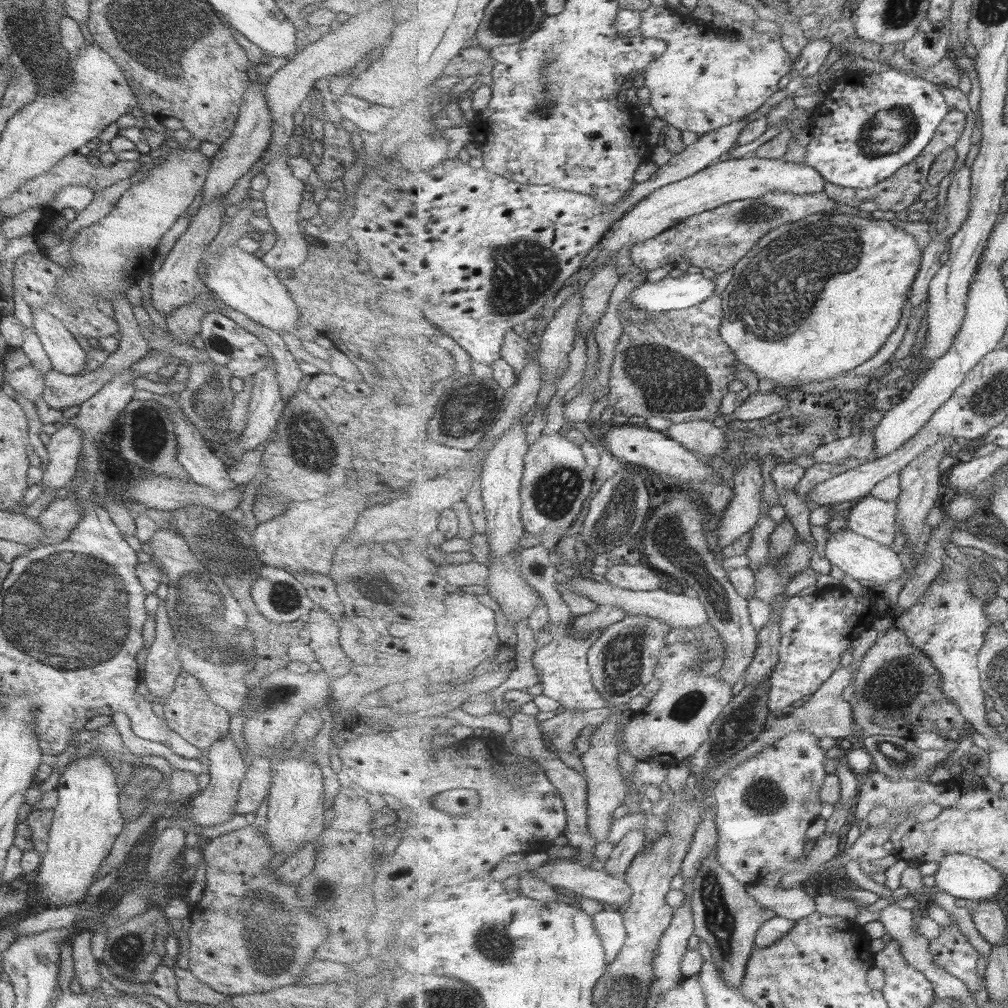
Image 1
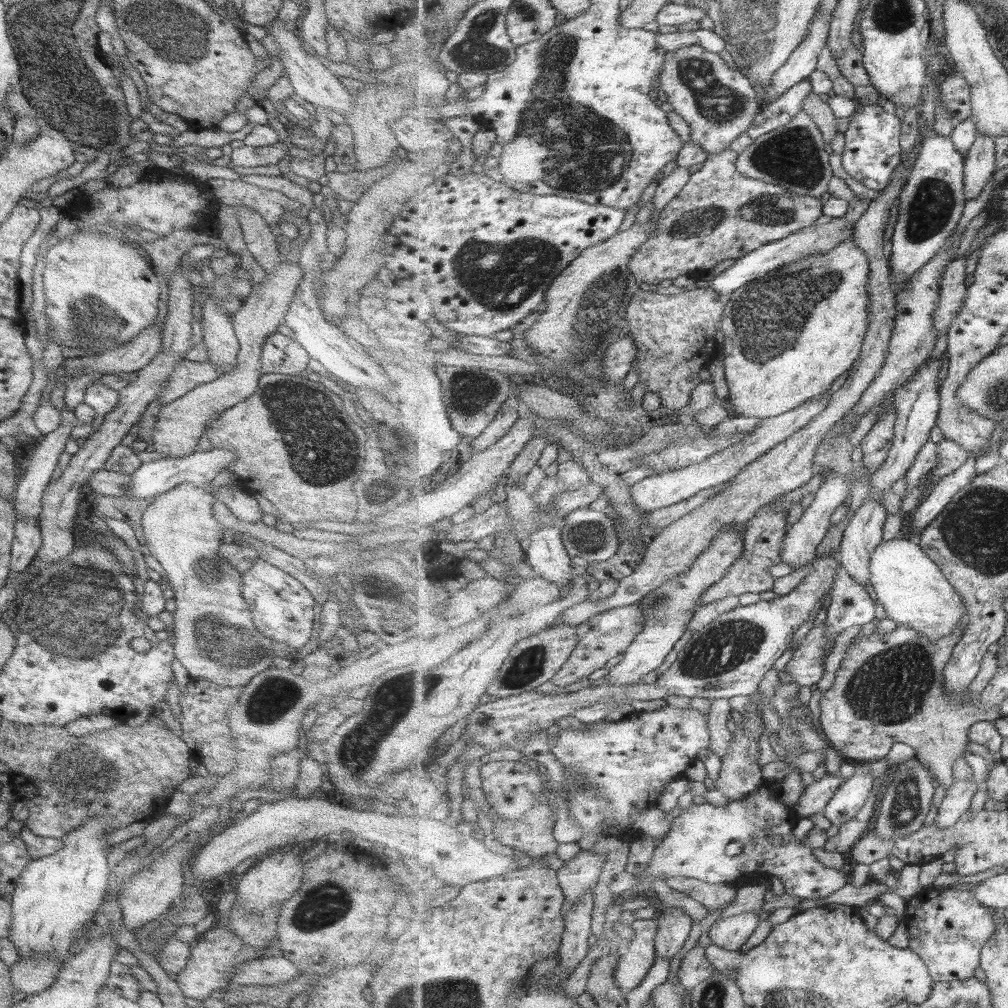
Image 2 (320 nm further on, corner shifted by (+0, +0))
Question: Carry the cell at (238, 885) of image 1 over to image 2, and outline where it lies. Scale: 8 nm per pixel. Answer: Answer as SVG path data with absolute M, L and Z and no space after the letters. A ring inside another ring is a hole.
M218 925L196 936L191 943L187 962L176 974L174 981L184 998L202 1001L209 997L213 990L226 988L226 982L233 967L245 960L253 960L263 956L265 956L264 948L257 950L252 946L246 946L231 930L226 930L225 927Z

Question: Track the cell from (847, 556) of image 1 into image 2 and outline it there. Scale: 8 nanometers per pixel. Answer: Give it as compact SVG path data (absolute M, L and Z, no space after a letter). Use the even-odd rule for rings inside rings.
M894 538L883 541L872 554L871 585L888 618L921 633L921 637L937 642L949 637L963 619L967 619L964 597L957 592L949 577L942 571L916 539Z

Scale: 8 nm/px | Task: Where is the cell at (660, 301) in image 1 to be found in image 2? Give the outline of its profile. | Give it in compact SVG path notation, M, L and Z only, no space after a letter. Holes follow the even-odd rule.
M835 217L827 223L823 223L815 226L804 228L798 233L792 234L783 240L773 242L773 244L767 244L758 250L754 250L743 259L735 260L735 263L717 275L711 280L709 287L714 291L717 291L720 295L731 295L732 292L739 290L742 286L763 278L771 274L774 270L782 268L786 264L792 262L804 262L807 256L817 257L819 253L829 253L831 249L835 249L839 243L843 243L845 239L851 239L854 237L854 227L856 222L850 225L849 220L844 217Z

